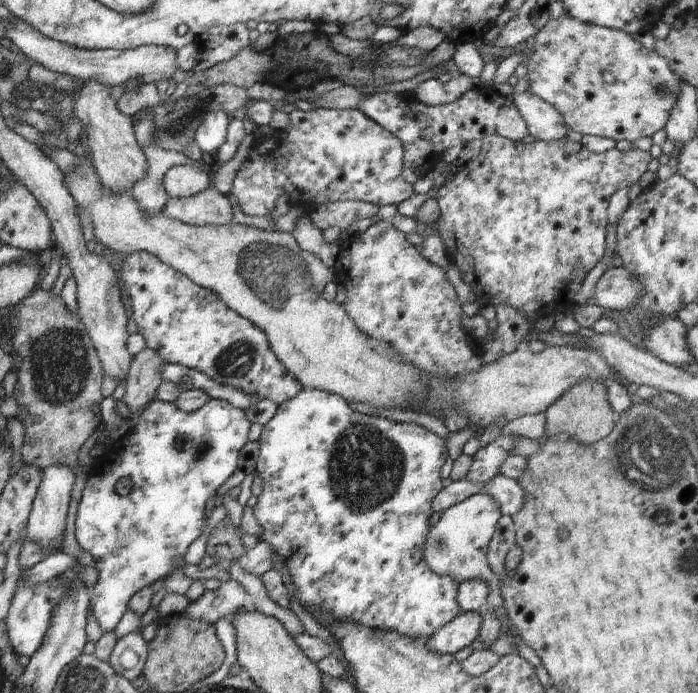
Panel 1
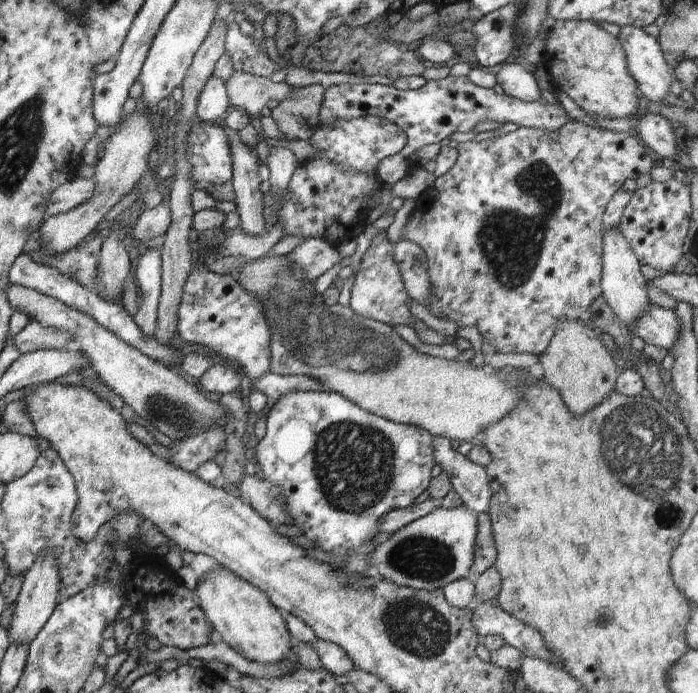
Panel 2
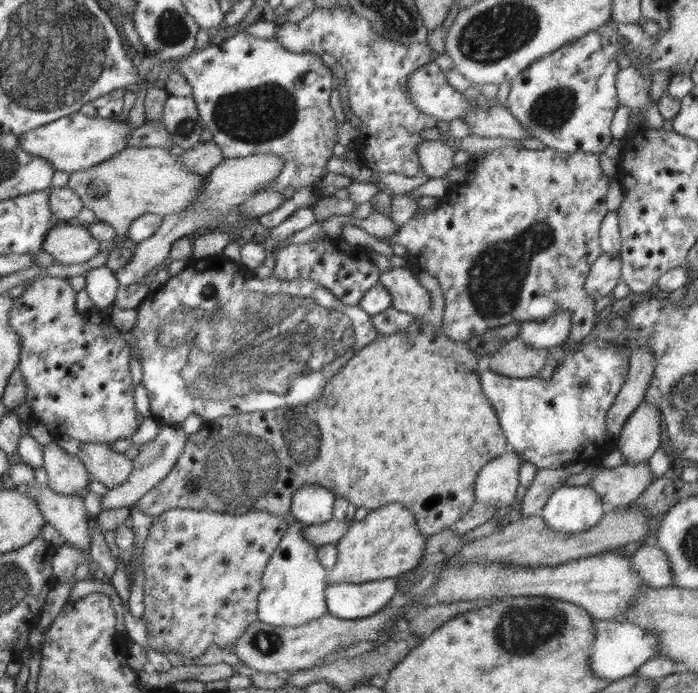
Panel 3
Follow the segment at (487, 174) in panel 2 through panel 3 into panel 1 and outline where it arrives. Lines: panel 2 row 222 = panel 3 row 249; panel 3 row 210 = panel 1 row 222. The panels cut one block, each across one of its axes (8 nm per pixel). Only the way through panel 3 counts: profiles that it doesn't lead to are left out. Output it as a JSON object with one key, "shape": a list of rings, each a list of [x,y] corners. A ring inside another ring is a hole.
{"shape":[[[490,135],[482,139],[482,146],[478,156],[470,161],[462,164],[457,168],[453,178],[443,181],[441,185],[434,191],[437,196],[433,196],[438,201],[440,208],[440,215],[437,221],[430,223],[434,231],[440,235],[441,241],[444,243],[446,254],[450,264],[458,267],[460,278],[462,282],[466,282],[478,296],[478,300],[483,304],[492,304],[494,306],[505,304],[515,308],[523,314],[527,319],[537,319],[537,314],[560,314],[560,310],[568,310],[568,306],[577,306],[576,295],[580,294],[581,286],[584,286],[585,278],[588,278],[588,273],[598,264],[598,261],[604,256],[605,253],[605,234],[607,229],[607,202],[610,197],[618,192],[618,189],[630,187],[630,180],[638,181],[642,174],[648,170],[648,162],[651,156],[649,151],[641,149],[629,149],[620,151],[614,147],[603,153],[591,152],[582,143],[572,142],[568,137],[558,139],[557,141],[544,141],[536,140],[533,143],[514,142],[513,140],[498,136]],[[448,230],[454,234],[454,248],[452,254],[460,254],[458,246],[466,246],[466,254],[470,254],[472,260],[455,260],[450,257],[448,252]]]}

